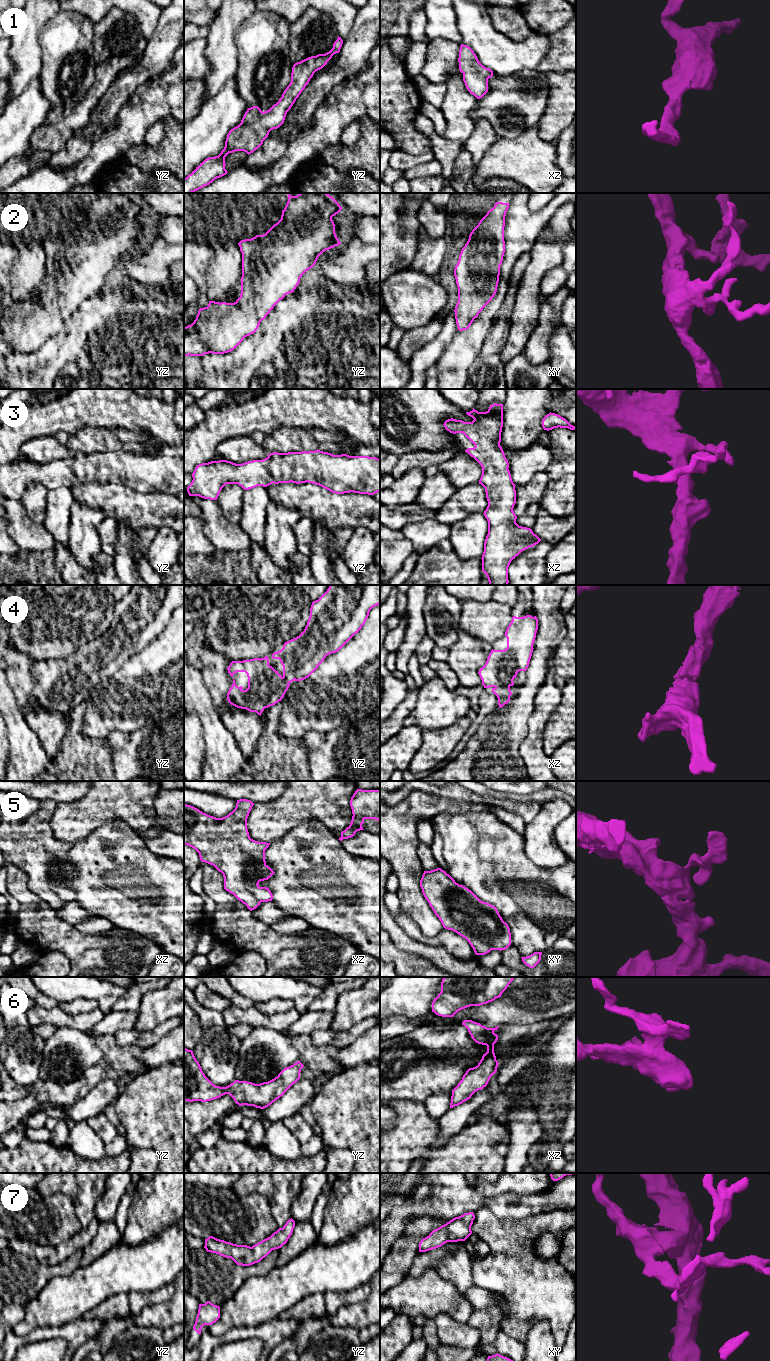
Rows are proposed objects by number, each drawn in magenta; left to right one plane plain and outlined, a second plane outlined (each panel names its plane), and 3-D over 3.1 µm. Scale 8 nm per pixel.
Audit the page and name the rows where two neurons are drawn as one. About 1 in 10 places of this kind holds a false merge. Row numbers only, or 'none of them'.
none of them

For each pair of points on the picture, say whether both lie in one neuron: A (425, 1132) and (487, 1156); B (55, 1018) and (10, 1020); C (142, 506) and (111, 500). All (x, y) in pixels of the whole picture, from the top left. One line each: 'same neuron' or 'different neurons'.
A: same neuron
B: different neurons
C: same neuron

